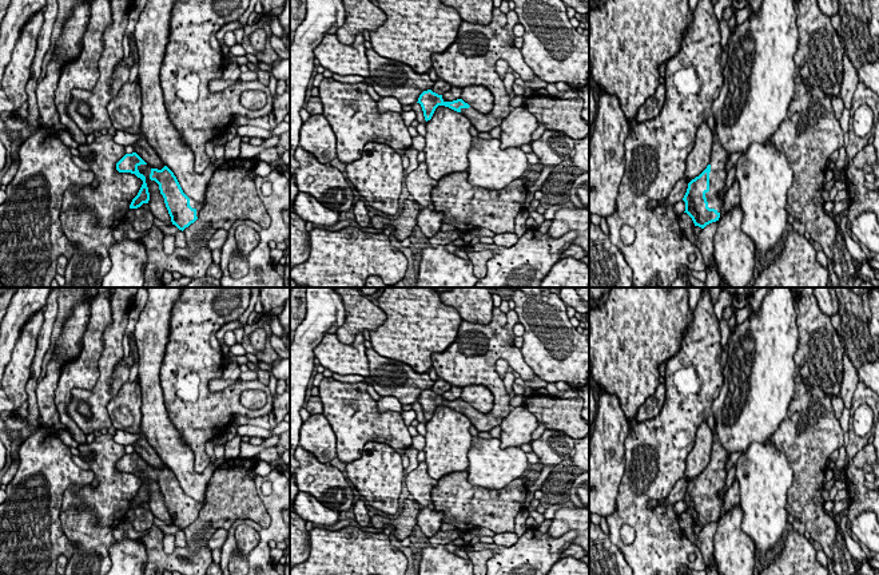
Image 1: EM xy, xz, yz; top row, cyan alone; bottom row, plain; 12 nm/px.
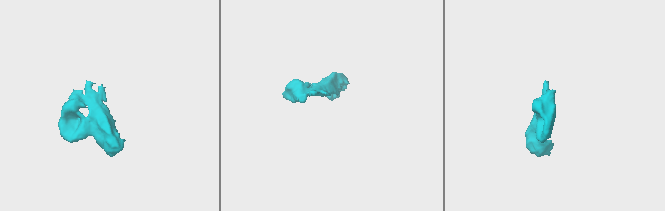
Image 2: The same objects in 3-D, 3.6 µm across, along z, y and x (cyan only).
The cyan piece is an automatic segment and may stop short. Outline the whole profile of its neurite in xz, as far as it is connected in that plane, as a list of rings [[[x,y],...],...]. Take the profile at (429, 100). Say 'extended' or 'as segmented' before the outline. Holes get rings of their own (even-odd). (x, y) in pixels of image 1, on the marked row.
extended; [[[493,8],[488,25],[462,21],[454,43],[442,53],[431,55],[433,70],[440,79],[458,88],[484,86],[493,95],[493,110],[482,114],[462,99],[445,102],[442,95],[427,90],[419,95],[417,102],[422,107],[426,122],[431,119],[438,106],[445,106],[465,115],[478,132],[489,132],[510,114],[510,98],[496,71],[496,62],[506,60],[524,80],[537,76],[525,63],[521,49],[514,47],[514,39],[505,28],[506,23],[506,13],[500,8]]]

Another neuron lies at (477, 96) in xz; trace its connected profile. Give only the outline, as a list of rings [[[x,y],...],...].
[[[484,86],[464,87],[460,99],[482,114],[493,110],[493,95]]]

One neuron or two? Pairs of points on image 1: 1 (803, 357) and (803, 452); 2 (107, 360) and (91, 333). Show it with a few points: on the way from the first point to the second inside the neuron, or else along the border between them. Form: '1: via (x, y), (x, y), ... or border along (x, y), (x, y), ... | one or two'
1: border along (796, 367), (804, 381), (816, 384), (830, 397) | two
2: border along (112, 321), (103, 334), (96, 381) | two

